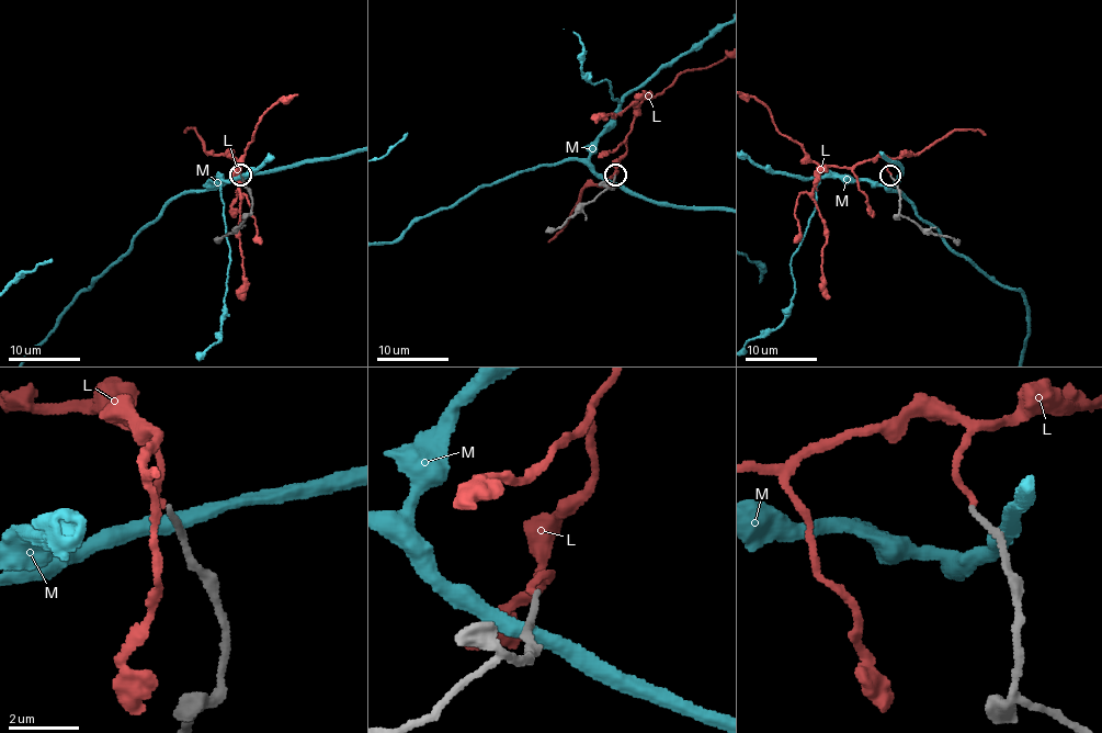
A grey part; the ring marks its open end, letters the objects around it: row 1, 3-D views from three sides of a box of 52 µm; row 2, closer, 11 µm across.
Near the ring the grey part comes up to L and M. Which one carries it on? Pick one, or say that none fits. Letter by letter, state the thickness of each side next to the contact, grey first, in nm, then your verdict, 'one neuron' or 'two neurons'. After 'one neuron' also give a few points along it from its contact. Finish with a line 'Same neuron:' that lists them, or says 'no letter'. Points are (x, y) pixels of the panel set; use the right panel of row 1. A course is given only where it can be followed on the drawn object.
L: calibres 170 and 170 nm; one neuron; course (890, 177), (884, 156), (850, 167), (817, 164), (777, 130), (765, 105), (751, 97)
M: calibres 240 and 440 nm; two neurons
Same neuron: L

